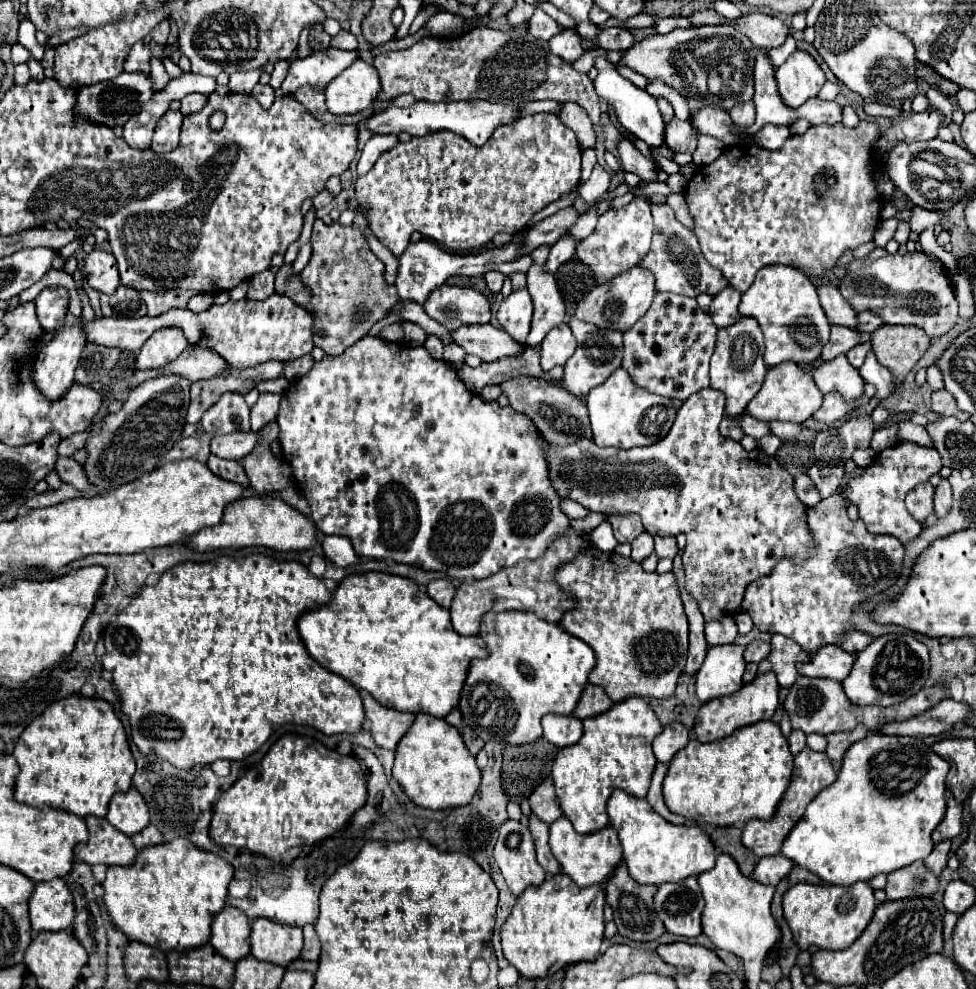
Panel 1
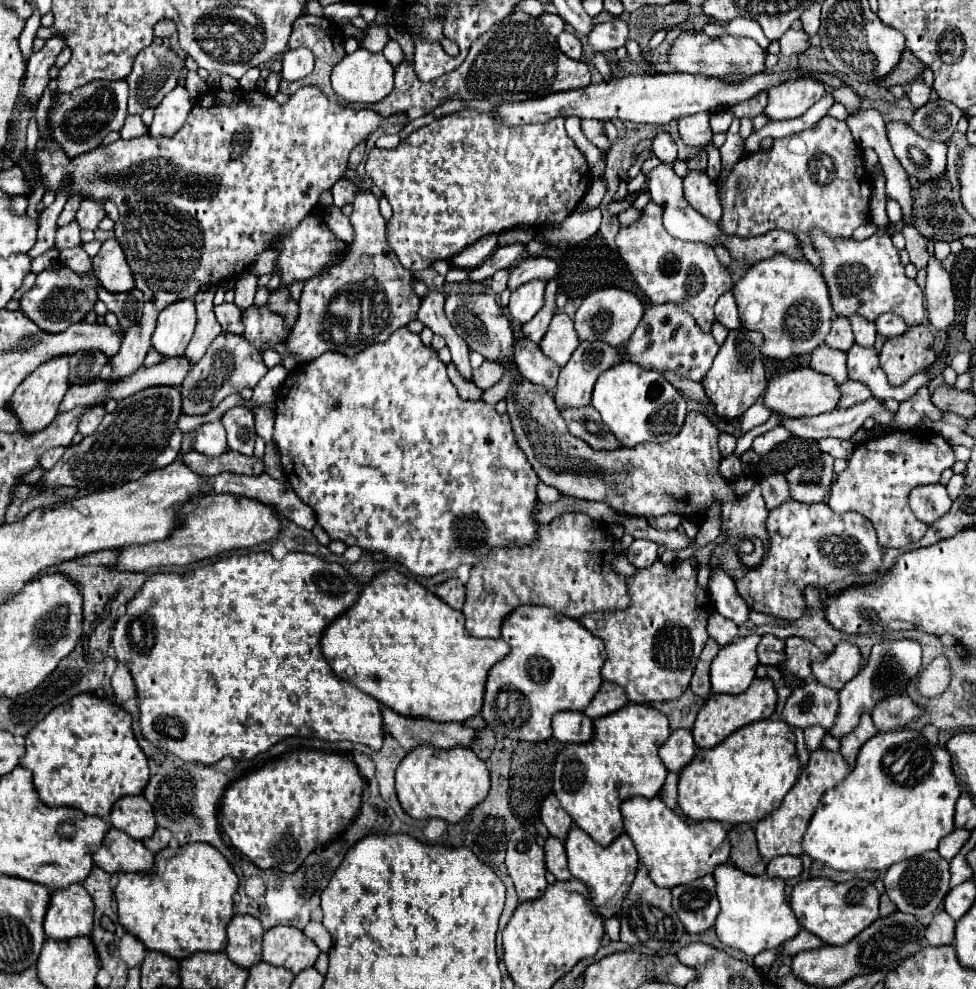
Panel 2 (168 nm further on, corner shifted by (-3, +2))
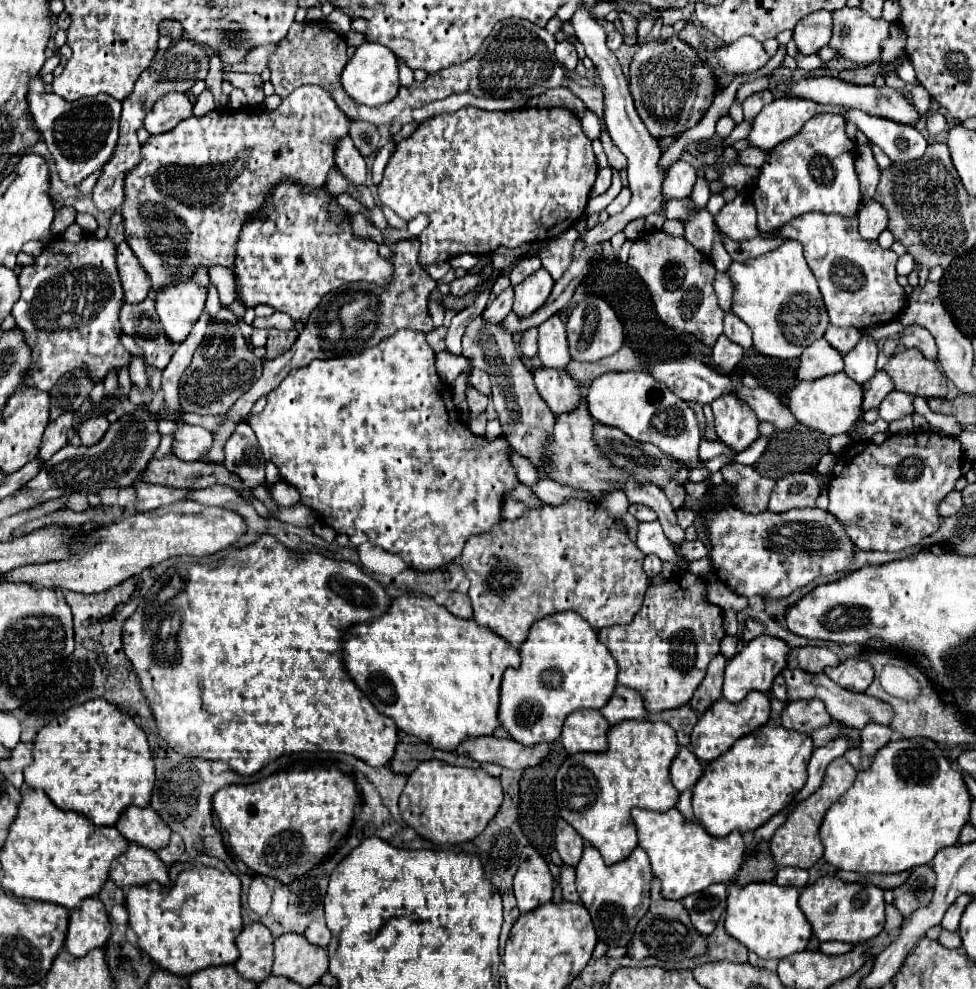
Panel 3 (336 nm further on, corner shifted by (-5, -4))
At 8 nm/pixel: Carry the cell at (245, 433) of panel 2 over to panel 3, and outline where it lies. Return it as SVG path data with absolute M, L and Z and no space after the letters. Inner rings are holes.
M239 423L225 445L225 467L235 473L245 487L255 489L265 485L265 463L255 433L247 423Z

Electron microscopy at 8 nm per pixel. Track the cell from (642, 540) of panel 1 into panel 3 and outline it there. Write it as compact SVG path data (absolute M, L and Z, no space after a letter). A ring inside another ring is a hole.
M647 555L647 557L645 557L643 569L645 569L647 577L649 577L649 583L653 581L653 577L657 577L657 575L661 573L661 565L663 565L663 561L661 561L657 555Z

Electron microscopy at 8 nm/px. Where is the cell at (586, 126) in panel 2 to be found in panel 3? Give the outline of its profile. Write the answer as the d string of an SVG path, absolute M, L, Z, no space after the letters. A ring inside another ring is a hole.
M607 131L601 133L601 143L603 143L603 151L605 151L605 155L607 155L609 167L615 169L615 171L627 169L627 159L625 159L625 155L619 151L619 147L615 147L615 143L613 143L611 137L607 135Z

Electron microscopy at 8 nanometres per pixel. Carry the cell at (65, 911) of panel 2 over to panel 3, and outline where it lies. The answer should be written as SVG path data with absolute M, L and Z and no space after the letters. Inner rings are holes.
M85 899L79 911L71 911L65 949L75 957L85 957L91 949L105 947L111 937L111 921L99 899Z

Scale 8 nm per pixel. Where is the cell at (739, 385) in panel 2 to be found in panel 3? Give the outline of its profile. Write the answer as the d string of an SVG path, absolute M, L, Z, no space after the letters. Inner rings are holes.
M723 395L715 399L711 409L721 443L725 443L735 453L749 449L761 437L757 415L745 407L745 403L739 403L735 395Z

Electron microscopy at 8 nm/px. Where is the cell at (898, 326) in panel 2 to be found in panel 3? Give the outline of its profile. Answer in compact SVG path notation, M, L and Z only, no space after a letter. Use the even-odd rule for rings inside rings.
M907 325L903 329L901 335L901 343L905 347L915 347L919 349L927 359L937 361L937 347L935 347L935 339L931 337L931 333L919 325Z

